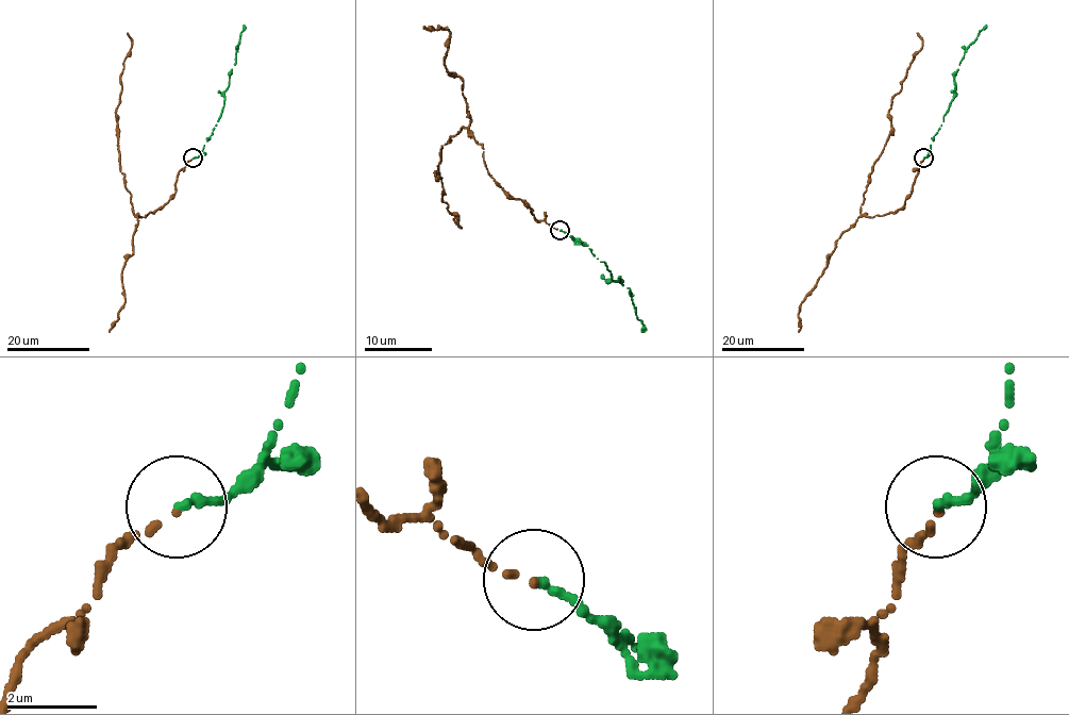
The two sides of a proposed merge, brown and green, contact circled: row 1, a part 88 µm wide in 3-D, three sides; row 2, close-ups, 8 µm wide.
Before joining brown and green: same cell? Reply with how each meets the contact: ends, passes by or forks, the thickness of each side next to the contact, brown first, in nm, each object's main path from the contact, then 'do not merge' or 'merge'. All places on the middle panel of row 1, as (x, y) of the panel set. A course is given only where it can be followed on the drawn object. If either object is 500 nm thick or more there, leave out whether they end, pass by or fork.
brown ends | green ends | 140/200 nm | brown via (560, 230), (536, 220), (487, 171), (484, 148), (467, 128), (441, 146), (435, 172), (460, 227), (453, 218) | green via (560, 230), (588, 245), (597, 259), (605, 262), (612, 281), (618, 279), (630, 289), (641, 331) | merge

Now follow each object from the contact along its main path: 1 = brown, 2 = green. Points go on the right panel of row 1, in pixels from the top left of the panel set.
1: (923, 159), (902, 208), (882, 216), (861, 216), (869, 175), (891, 129), (891, 98), (922, 47), (917, 33)
2: (923, 158), (929, 153), (933, 136), (941, 126), (955, 93), (954, 73), (964, 51), (986, 25)

